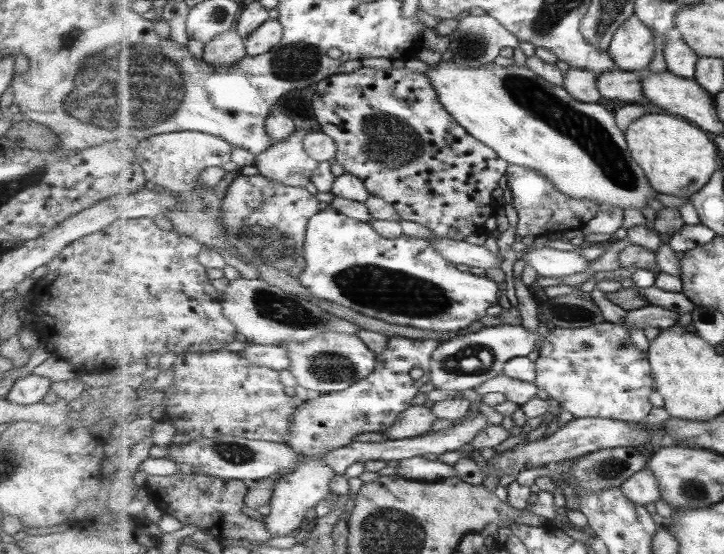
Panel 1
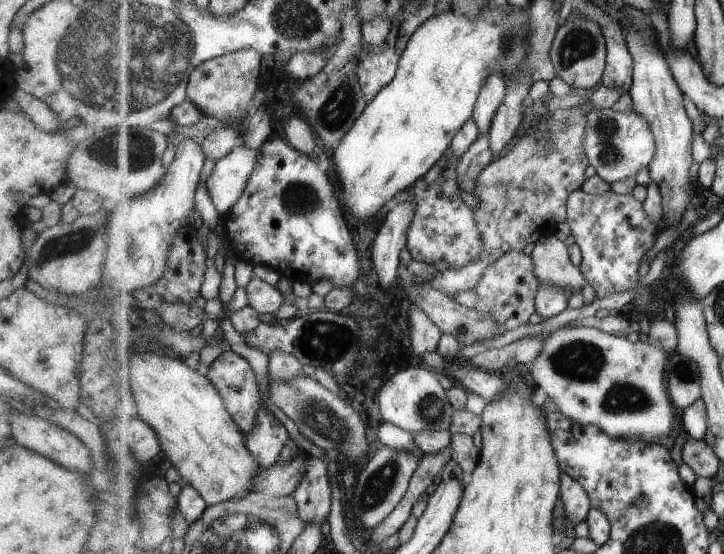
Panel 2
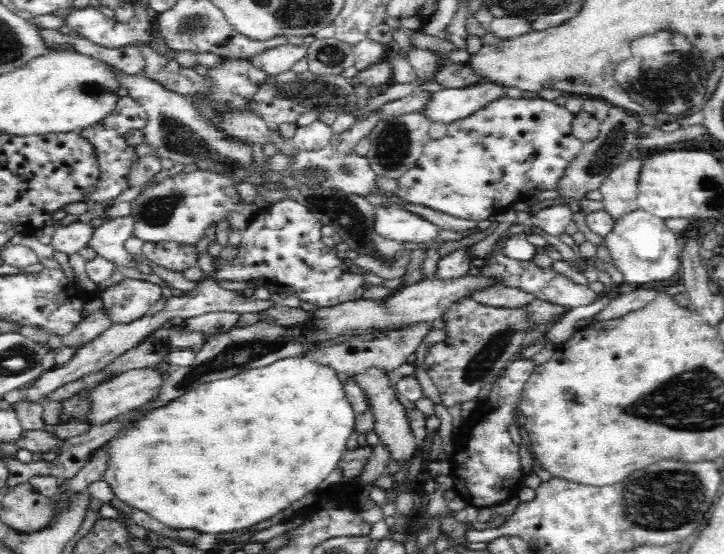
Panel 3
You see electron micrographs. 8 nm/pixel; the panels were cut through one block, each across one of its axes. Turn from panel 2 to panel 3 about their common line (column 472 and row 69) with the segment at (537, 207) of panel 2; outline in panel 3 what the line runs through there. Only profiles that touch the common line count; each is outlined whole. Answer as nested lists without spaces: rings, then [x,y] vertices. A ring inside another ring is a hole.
[[[284,43],[258,54],[257,57],[250,58],[250,61],[254,63],[254,66],[262,69],[267,76],[276,76],[291,70],[296,62],[304,58],[307,58],[307,49],[304,46]]]

